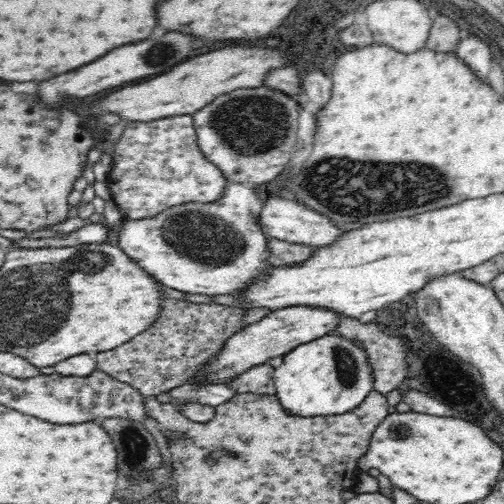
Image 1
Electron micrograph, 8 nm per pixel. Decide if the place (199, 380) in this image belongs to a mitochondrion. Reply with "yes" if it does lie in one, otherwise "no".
no

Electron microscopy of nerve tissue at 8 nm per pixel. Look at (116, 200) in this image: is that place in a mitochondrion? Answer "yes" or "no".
no

